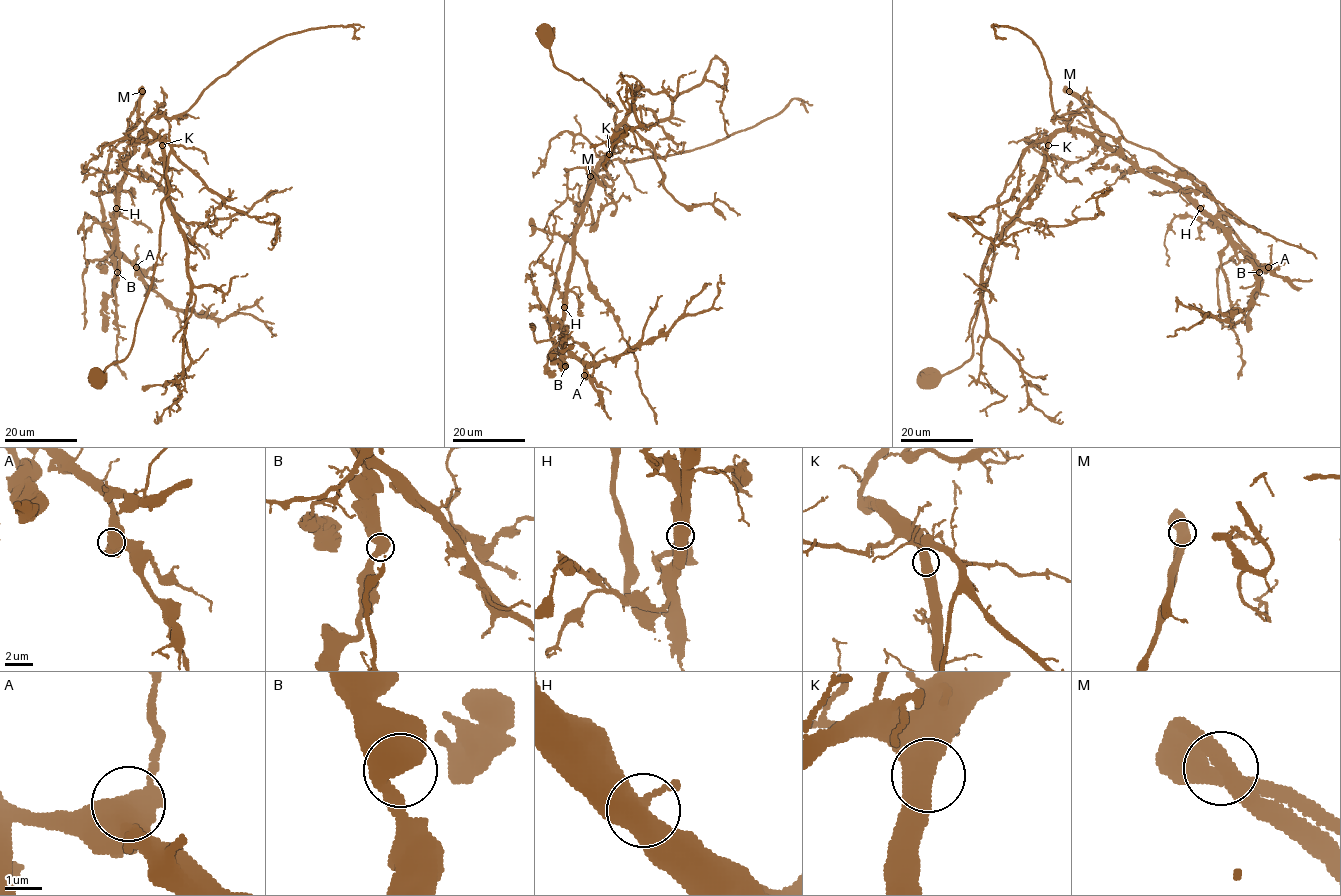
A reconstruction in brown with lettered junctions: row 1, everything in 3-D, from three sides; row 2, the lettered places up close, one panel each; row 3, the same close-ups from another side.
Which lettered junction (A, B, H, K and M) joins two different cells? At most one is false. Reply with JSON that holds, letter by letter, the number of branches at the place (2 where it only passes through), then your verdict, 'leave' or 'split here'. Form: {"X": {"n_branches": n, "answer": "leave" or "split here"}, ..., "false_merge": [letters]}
{"A": {"n_branches": 2, "answer": "leave"}, "B": {"n_branches": 2, "answer": "leave"}, "H": {"n_branches": 2, "answer": "leave"}, "K": {"n_branches": 2, "answer": "leave"}, "M": {"n_branches": 2, "answer": "leave"}, "false_merge": []}

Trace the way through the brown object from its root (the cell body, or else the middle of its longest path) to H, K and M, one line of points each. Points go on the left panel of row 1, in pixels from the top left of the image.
H: (97, 376), (101, 379), (111, 363), (128, 354), (159, 251), (171, 147), (151, 130), (128, 155), (116, 208)
K: (97, 376), (101, 379), (111, 363), (128, 354), (153, 279), (162, 200), (169, 192), (171, 147), (162, 145)
M: (97, 376), (101, 379), (132, 346), (169, 192), (171, 147), (151, 130), (135, 142), (130, 135), (142, 91)

